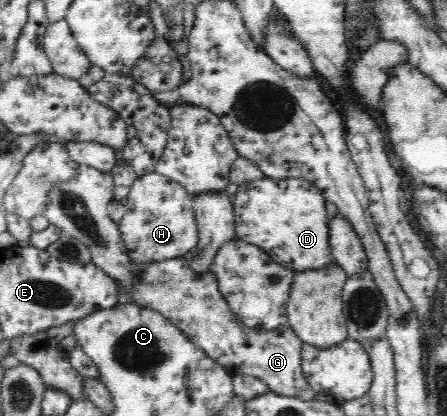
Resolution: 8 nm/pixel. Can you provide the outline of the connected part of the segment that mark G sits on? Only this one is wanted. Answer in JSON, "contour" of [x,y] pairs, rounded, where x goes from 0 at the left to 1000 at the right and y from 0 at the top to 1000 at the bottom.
{"contour":[[[177,394],[166,430],[130,440],[107,459],[107,498],[98,517],[112,538],[197,591],[204,632],[257,668],[266,683],[268,728],[300,728],[356,748],[447,834],[465,861],[510,889],[517,904],[562,901],[595,918],[600,938],[613,947],[698,962],[696,928],[676,897],[673,846],[680,827],[647,779],[613,796],[550,788],[490,702],[485,666],[474,654],[438,659],[425,639],[423,618],[340,630],[318,642],[318,656],[309,656],[309,635],[295,630],[284,608],[264,538],[242,517],[253,459],[248,413]]]}

